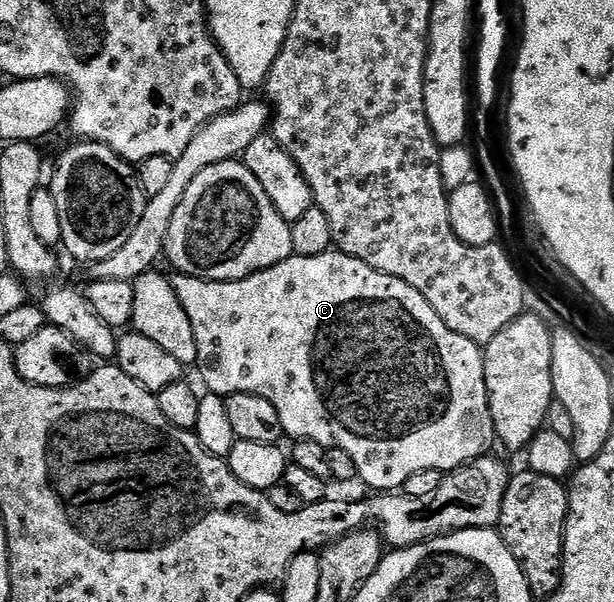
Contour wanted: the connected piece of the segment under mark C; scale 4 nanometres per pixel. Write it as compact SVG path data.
M331 251L315 257L295 257L291 255L287 261L276 263L276 267L268 267L264 271L254 273L239 281L205 281L199 277L190 277L186 273L175 272L170 277L172 287L184 307L188 311L188 323L192 323L192 335L196 339L196 370L202 376L205 388L217 397L231 397L233 393L260 395L276 407L276 415L280 415L283 434L294 441L312 441L320 443L327 450L340 448L348 451L354 463L361 483L371 485L374 491L398 491L402 484L416 471L432 471L439 469L445 475L467 465L469 461L483 456L490 444L495 444L494 424L490 410L490 392L486 386L484 375L484 349L472 339L464 339L464 335L456 335L428 307L428 299L416 291L416 287L408 287L400 279L392 275L384 275L368 263L347 253Z

